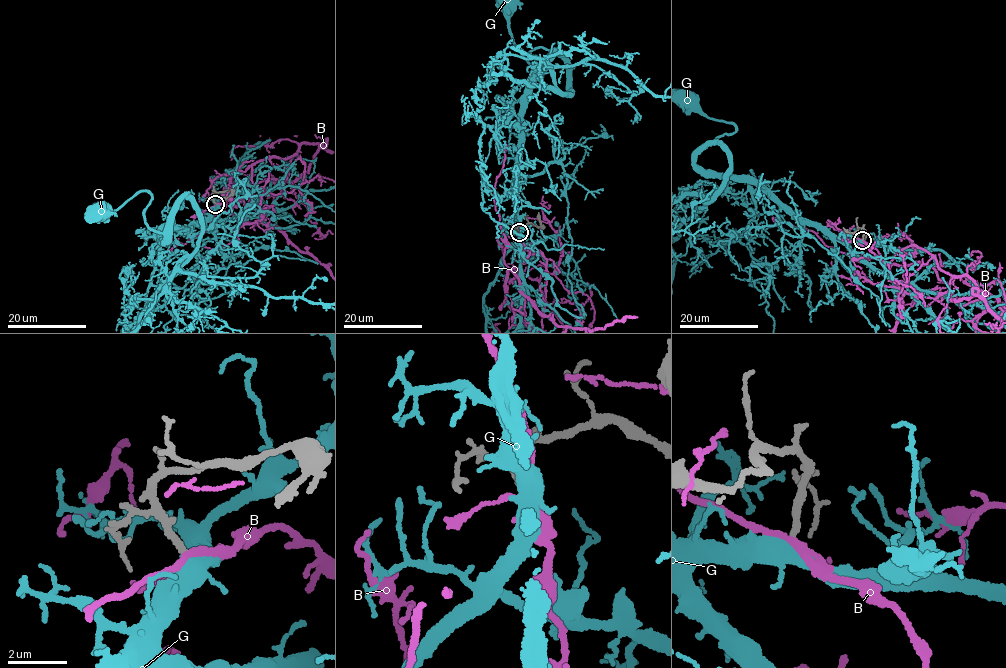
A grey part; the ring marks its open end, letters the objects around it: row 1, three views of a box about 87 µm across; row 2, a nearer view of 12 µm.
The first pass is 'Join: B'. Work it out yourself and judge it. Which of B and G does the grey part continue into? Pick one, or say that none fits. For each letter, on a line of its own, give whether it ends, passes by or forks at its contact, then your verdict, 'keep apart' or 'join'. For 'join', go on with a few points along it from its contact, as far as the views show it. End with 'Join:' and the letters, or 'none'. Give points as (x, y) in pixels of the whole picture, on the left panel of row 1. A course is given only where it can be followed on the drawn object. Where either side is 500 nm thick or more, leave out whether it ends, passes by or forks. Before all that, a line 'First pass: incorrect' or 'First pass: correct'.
First pass: incorrect
B: it forks there; keep apart
G: it forks there; join; it runs (215, 204), (157, 241), (147, 191), (97, 210)
Join: G

